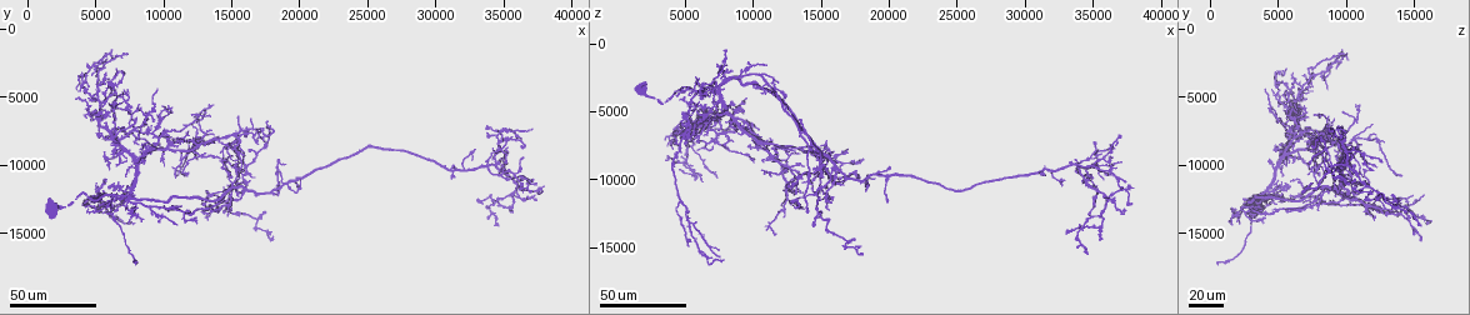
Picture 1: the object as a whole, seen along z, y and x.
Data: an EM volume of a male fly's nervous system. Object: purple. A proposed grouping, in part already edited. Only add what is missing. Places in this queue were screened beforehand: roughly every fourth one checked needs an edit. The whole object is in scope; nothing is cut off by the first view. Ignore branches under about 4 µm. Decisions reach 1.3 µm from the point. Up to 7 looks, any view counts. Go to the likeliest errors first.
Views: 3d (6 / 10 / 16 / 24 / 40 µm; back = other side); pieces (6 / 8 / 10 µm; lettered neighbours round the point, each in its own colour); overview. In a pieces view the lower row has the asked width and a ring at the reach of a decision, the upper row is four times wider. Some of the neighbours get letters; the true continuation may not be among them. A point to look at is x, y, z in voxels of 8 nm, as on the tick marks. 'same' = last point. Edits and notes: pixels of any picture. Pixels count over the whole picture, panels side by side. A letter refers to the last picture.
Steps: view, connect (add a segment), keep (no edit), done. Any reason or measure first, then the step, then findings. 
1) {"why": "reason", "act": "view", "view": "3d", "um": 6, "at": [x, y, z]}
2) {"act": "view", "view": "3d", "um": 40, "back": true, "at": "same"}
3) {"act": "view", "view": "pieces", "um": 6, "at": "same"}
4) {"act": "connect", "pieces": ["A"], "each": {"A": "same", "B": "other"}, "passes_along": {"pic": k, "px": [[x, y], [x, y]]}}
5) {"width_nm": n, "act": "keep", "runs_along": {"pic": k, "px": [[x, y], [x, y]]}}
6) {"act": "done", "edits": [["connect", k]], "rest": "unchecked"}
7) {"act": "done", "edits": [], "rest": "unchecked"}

{"why": "long arm stops here", "act": "view", "view": "3d", "um": 40, "at": [34800, 14400, 15400]}

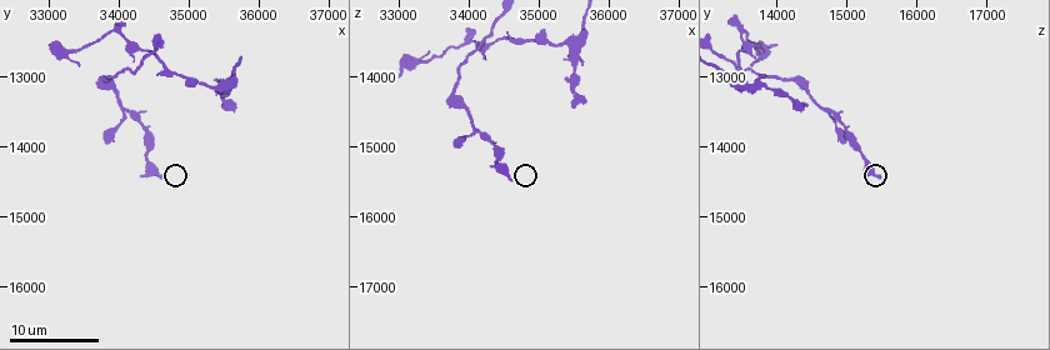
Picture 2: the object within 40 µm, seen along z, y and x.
{"act": "view", "view": "pieces", "um": 10, "at": [34600, 14400, 15500]}

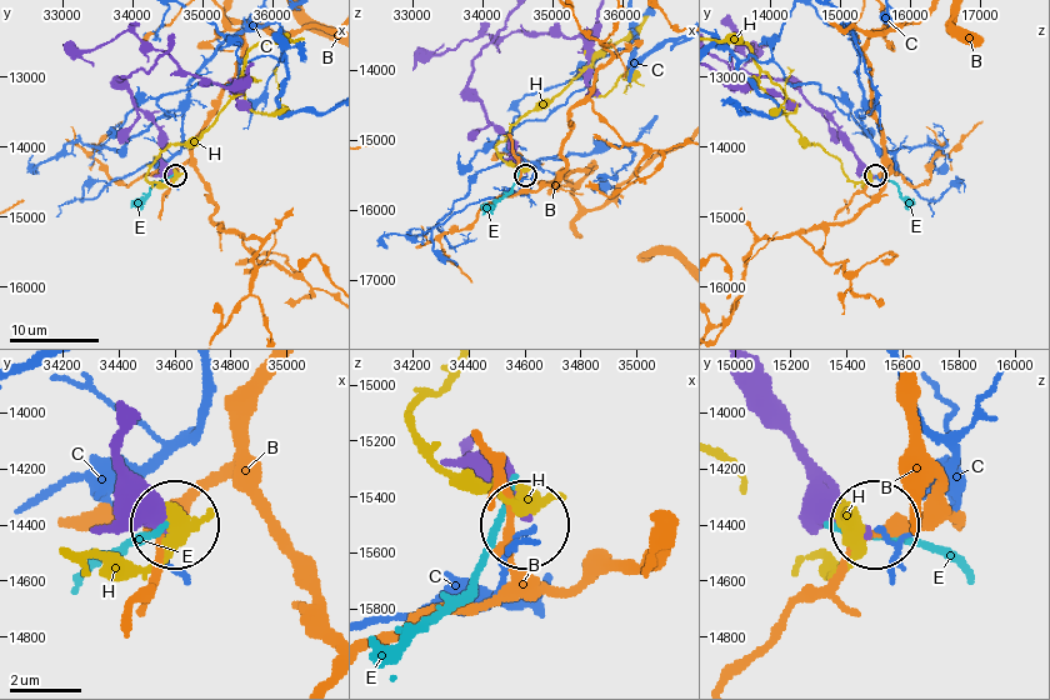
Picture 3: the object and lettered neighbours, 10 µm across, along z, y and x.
{"act": "keep", "each": {"B": "other", "C": "other", "E": "other", "H": "other"}, "runs_along": {"pic": 3, "px": [[120, 443], [123, 470], [170, 524]]}, "found": "no lettered segment goes on from it"}

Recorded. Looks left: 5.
{"why": "end of a long branch", "act": "view", "view": "3d", "um": 24, "at": [11600, 10800, 13800]}

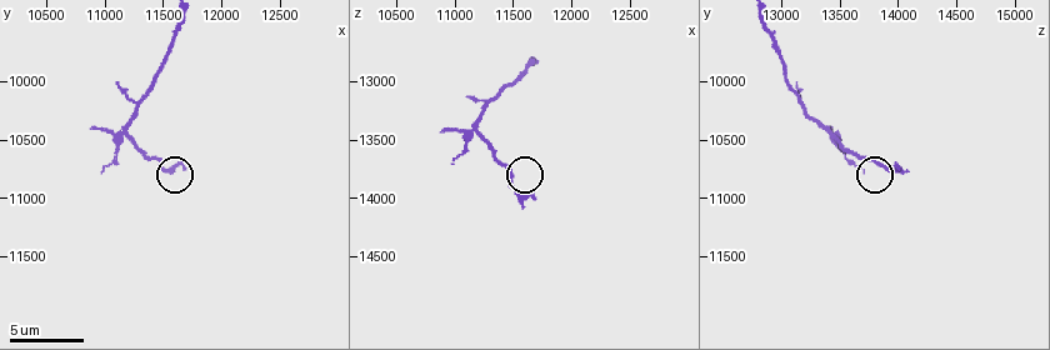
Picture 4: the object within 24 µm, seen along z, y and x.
{"why": "see the neighbours", "act": "view", "view": "pieces", "um": 8, "at": [11660, 10700, 14000]}

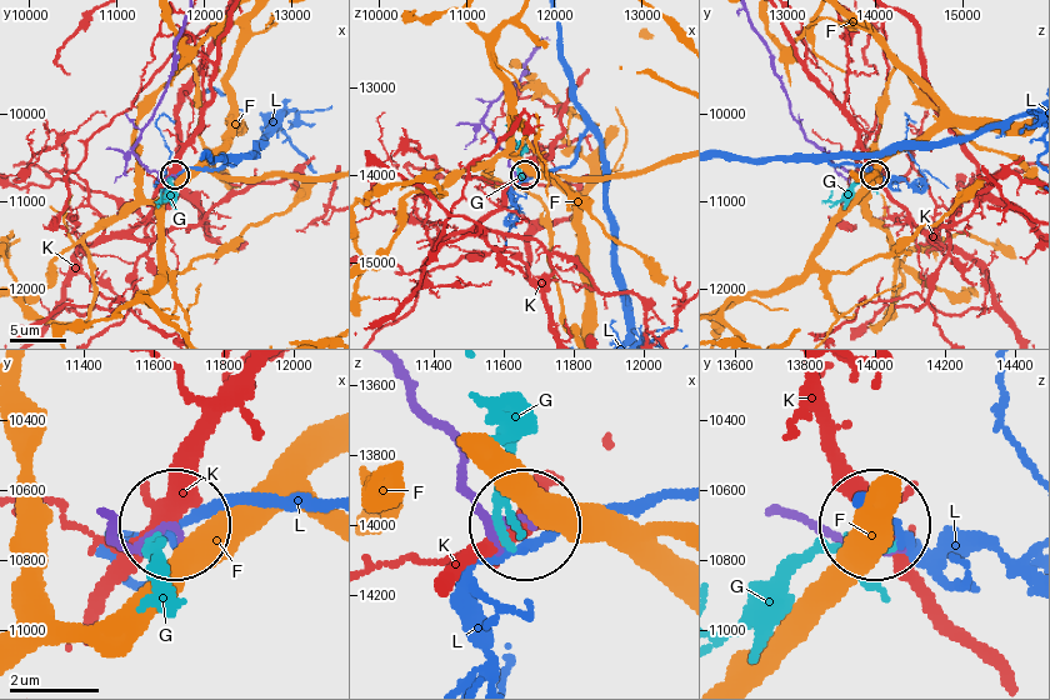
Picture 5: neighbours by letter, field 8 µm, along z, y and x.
{"act": "keep", "each": {"F": "other", "G": "other", "K": "other", "L": "other"}, "found": "none of them fits"}

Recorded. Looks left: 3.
{"why": "tapers out", "act": "view", "view": "3d", "um": 24, "at": [7200, 8000, 6200]}

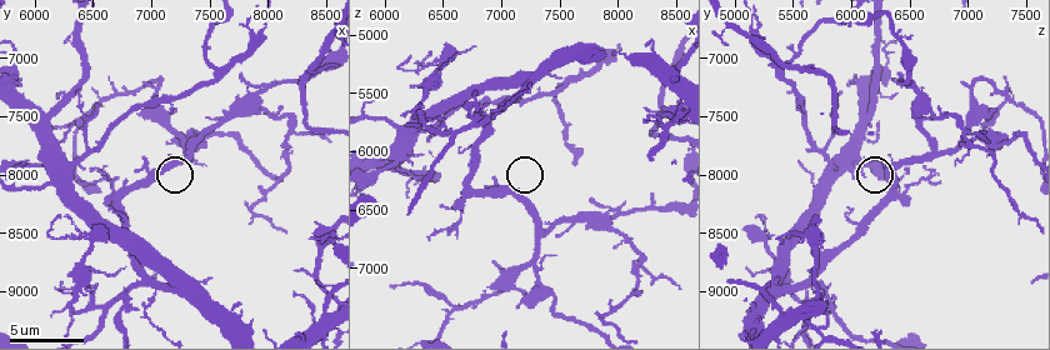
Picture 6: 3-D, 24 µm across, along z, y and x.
{"why": "what lies round it", "act": "view", "view": "pieces", "um": 6, "at": [6940, 7860, 6260]}

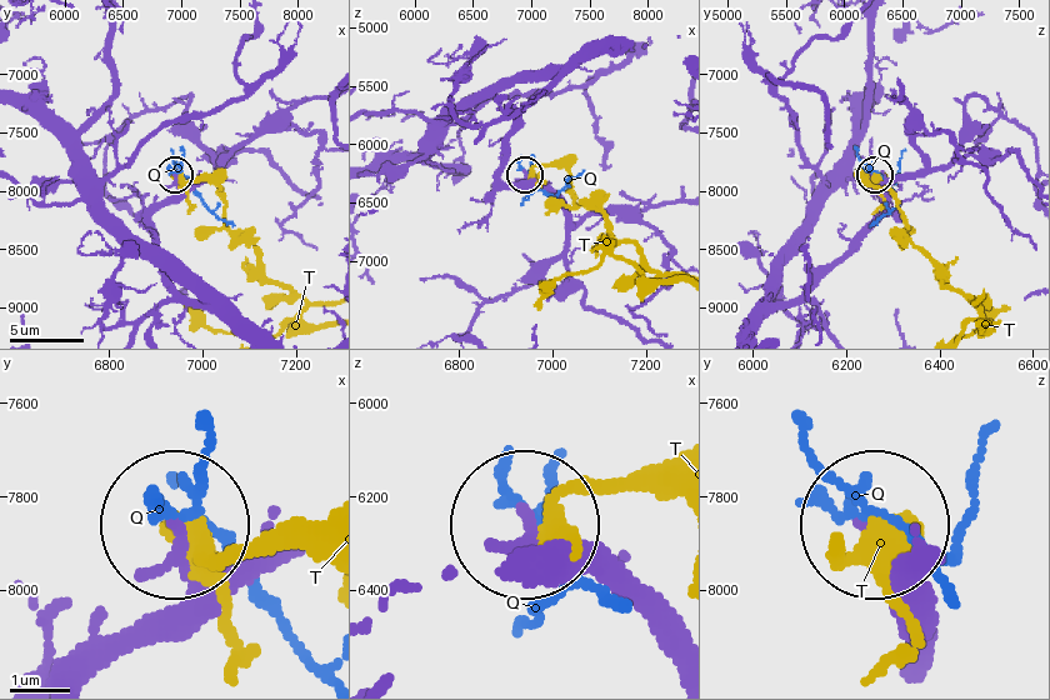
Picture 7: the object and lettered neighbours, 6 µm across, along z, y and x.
{"act": "keep", "each": {"Q": "other", "T": "other"}, "runs_along": {"pic": 7, "px": [[600, 48], [519, 119], [500, 178], [526, 175]]}, "found": "no lettered segment goes on from it"}

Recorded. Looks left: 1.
{"act": "done", "edits": [], "rest": "unchecked"}

